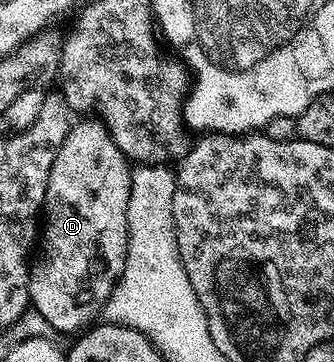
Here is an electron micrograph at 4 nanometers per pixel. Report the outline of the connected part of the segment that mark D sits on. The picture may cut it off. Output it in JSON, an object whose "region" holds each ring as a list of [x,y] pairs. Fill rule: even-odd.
{"region":[[[76,122],[72,126],[49,173],[45,218],[41,223],[43,259],[34,260],[27,288],[31,294],[30,306],[33,311],[35,307],[36,313],[55,331],[82,332],[96,318],[94,315],[104,310],[107,298],[123,276],[123,266],[127,260],[127,210],[133,167],[111,139],[106,122],[98,122]]]}

